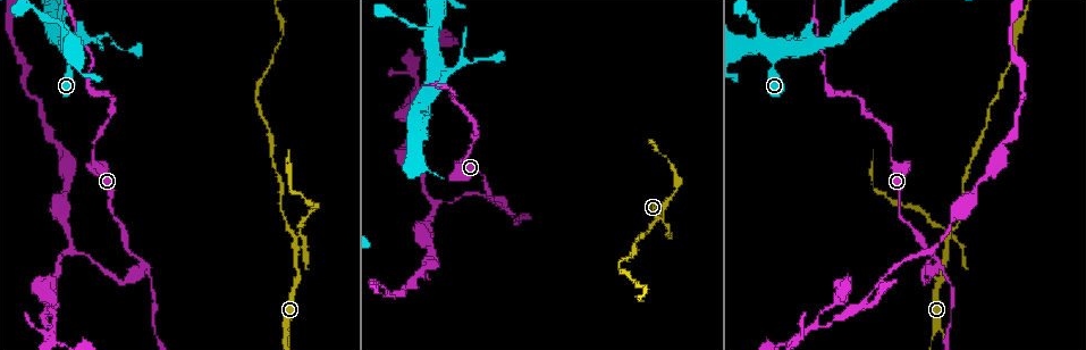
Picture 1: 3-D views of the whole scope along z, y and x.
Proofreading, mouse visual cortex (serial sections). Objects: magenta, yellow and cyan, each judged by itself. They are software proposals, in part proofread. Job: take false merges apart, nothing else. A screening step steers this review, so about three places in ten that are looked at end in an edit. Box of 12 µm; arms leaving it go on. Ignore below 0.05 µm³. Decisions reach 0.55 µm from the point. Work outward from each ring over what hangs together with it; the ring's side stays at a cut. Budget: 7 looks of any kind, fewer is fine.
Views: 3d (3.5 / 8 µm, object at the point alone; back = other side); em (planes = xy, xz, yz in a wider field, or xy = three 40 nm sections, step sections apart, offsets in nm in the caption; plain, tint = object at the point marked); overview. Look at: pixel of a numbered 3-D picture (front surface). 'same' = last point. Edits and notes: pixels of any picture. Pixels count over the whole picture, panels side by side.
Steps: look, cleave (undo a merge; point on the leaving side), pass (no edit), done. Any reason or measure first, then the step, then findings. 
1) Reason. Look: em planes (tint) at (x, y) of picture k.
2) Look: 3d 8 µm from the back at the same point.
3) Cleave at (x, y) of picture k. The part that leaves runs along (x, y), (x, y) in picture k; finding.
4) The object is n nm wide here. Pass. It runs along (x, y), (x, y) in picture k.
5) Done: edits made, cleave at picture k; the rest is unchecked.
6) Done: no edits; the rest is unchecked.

A narrow waist. Look: 3d 3.5 µm at (455, 160) of picture 1.

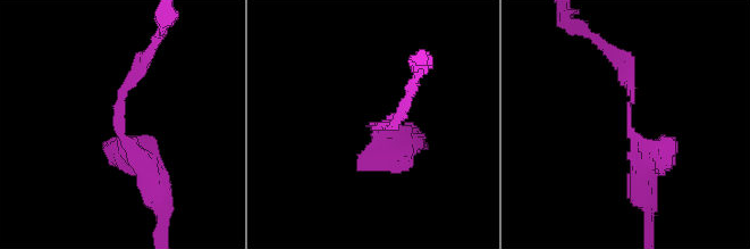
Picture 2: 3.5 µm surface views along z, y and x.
The arms are 200, 300 nm wide. Look: em xy step 5 (tint) at (121, 103) of picture 2.

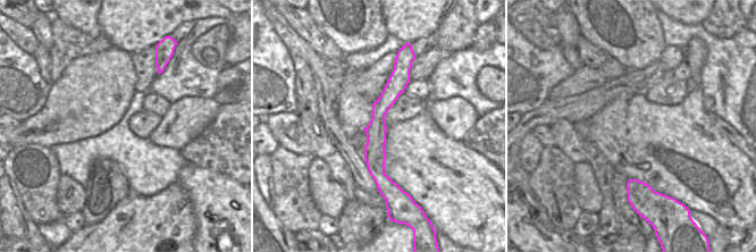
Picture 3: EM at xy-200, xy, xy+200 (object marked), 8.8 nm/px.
Pass. It runs along (642, 171), (630, 132), (630, 76), (604, 44) in picture 2; continuous, no second cell.

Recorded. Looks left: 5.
Branch point. Look: 3d 3.5 µm at (505, 209) of picture 1.

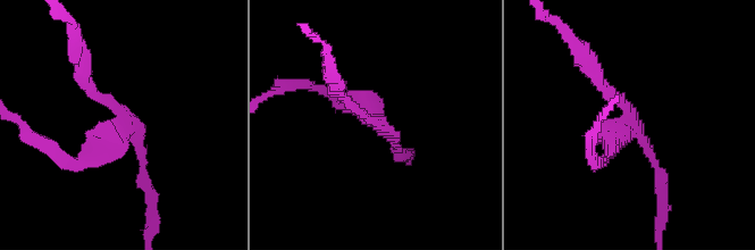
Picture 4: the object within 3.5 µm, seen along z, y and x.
3 arms meet here; the arms are 100, 150, 200 nm wide. Look: em planes (tint) at (377, 125) of picture 4.

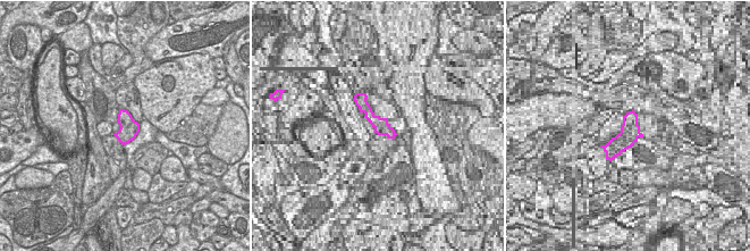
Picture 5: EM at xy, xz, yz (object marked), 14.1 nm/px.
Cleave at (91, 144) of picture 4. The part that leaves runs along (120, 130), (82, 164), (41, 140) in picture 4; two cells meet here.

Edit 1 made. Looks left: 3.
Redraw. Look: overview.

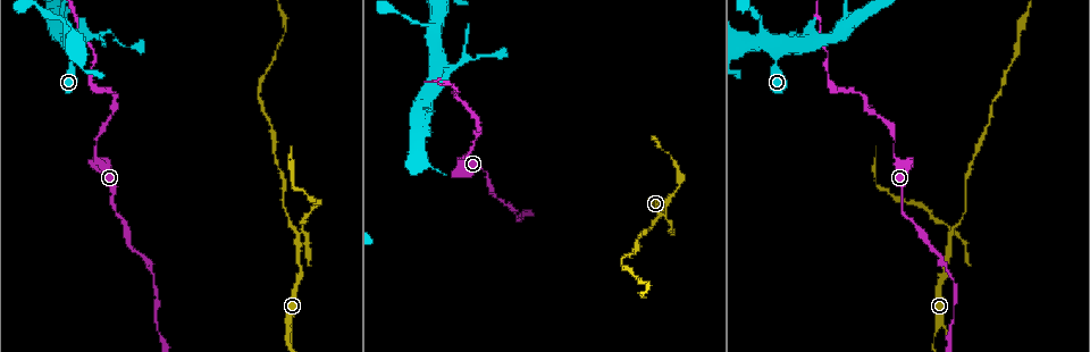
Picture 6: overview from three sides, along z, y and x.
Sharp bend. Look: 3d 3.5 µm at (442, 67) of picture 6.

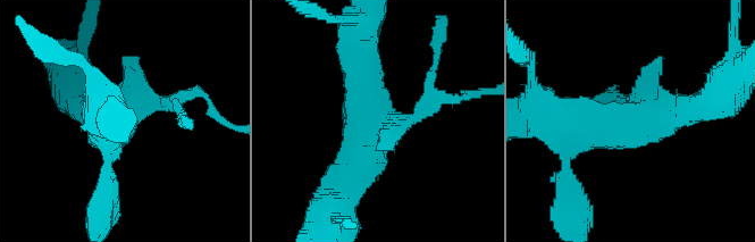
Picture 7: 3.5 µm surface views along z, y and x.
Need the tissue. Look: em xy step 3 (tint) at (382, 125) of picture 7.

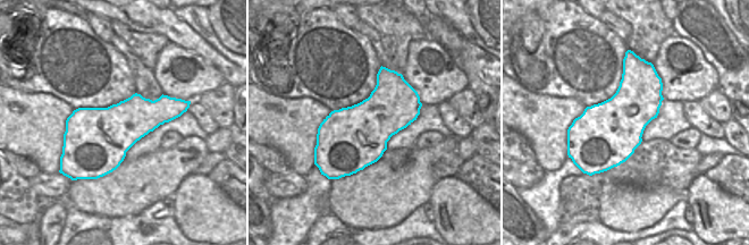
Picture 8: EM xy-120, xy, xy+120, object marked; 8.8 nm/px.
The object is 550 nm wide here. Pass. It runs along (565, 145), (584, 124), (703, 107) in picture 7; all the same cell.

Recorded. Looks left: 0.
Done: edits made, cleave at picture 4; the rest is unchecked.

